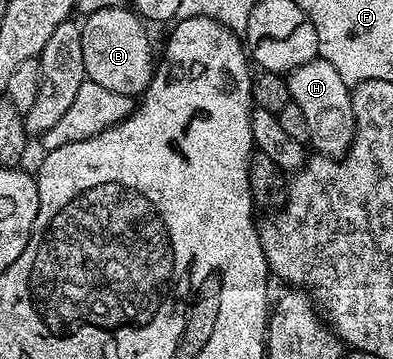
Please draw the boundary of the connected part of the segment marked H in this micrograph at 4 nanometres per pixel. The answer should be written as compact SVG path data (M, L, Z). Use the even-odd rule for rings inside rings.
M319 56L310 59L306 64L294 68L287 75L291 102L302 108L306 115L306 124L310 124L310 143L317 155L325 158L343 158L352 146L352 138L356 135L356 121L352 107L352 91L334 64L330 64Z

